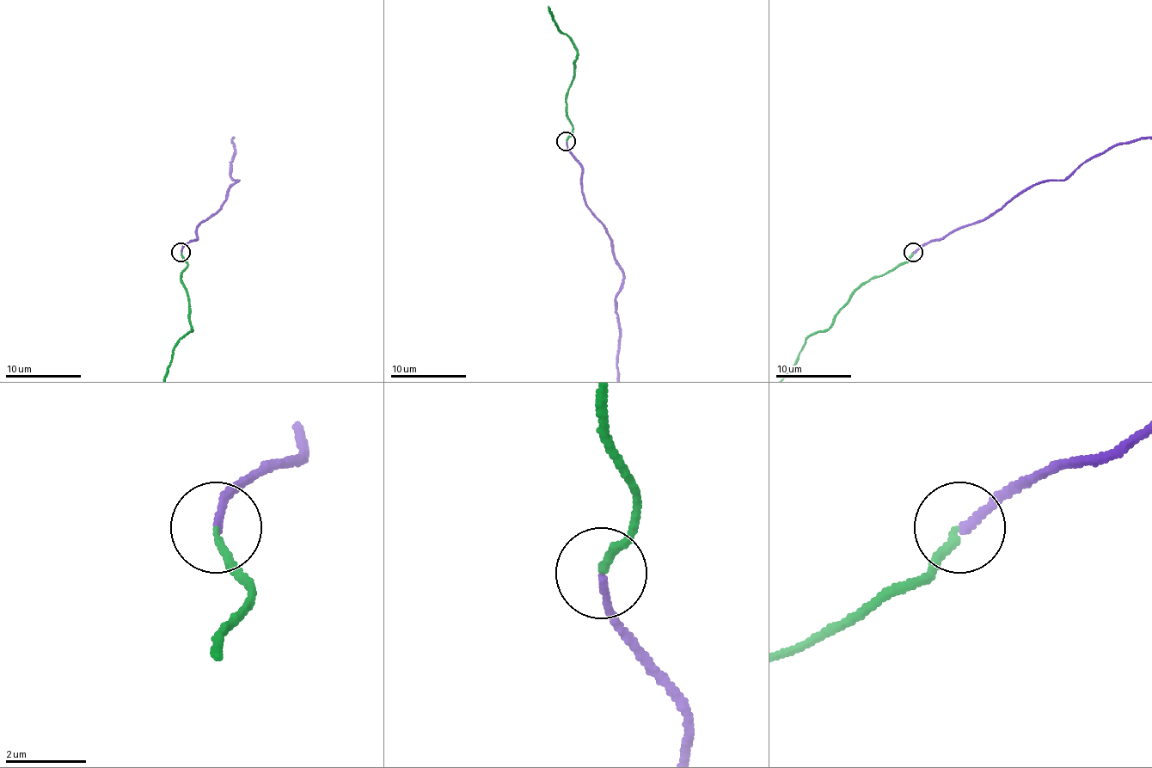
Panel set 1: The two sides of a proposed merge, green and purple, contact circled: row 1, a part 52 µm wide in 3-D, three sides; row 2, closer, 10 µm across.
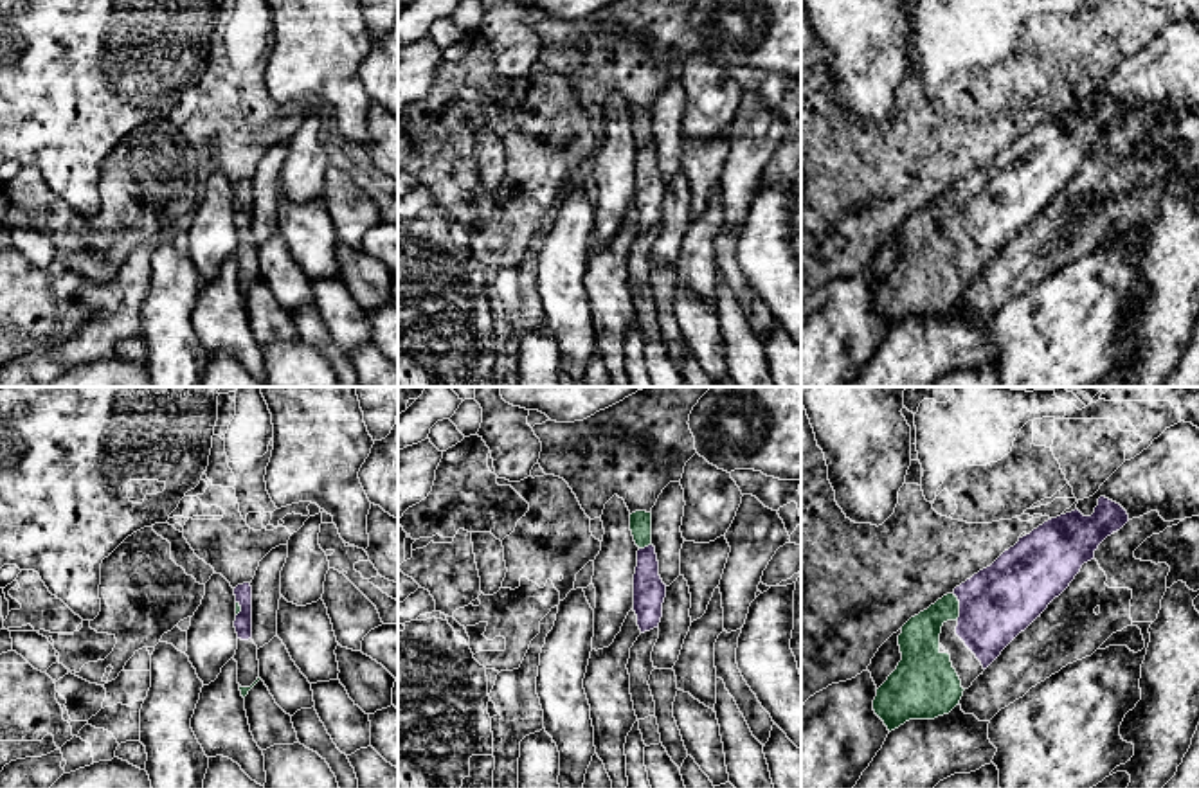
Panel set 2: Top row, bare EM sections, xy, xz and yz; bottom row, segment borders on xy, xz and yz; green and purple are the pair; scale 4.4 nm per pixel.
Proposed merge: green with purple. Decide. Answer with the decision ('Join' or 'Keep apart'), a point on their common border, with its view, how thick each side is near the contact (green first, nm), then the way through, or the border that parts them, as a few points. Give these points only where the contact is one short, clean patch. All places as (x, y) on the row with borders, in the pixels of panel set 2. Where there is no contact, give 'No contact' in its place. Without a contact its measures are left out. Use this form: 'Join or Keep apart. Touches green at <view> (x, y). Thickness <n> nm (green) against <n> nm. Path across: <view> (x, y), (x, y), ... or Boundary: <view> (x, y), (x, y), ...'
Join. Touches green at yz (958, 607). Thickness 180 nm (green) against 320 nm. Path across: yz (919, 641), (947, 608), (958, 607), (998, 603)

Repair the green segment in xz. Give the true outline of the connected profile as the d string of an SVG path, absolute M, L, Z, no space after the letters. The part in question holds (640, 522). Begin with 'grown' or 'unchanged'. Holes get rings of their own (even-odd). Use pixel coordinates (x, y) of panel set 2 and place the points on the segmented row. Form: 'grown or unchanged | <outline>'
grown | M636 511L630 515L630 531L637 551L634 574L634 612L641 633L659 628L666 585L659 576L659 561L652 545L652 513Z

